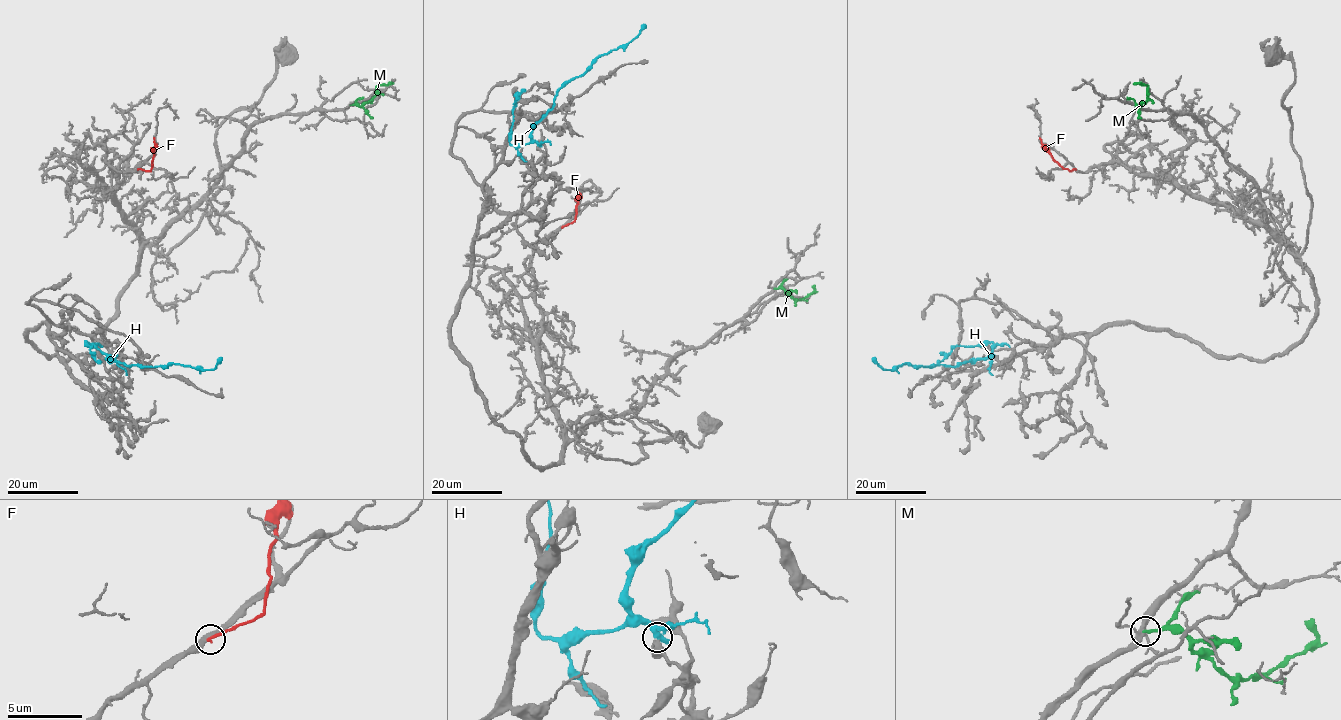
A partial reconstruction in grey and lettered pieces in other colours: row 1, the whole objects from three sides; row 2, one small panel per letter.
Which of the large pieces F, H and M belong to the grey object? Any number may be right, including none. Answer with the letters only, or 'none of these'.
none of these

